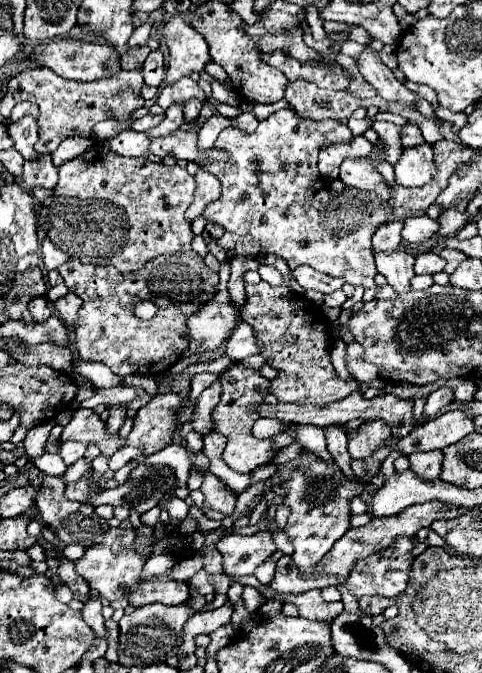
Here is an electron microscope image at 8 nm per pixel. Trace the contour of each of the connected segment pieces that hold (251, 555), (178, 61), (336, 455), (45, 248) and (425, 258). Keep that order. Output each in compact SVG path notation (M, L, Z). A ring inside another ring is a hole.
M268 530L250 536L227 533L218 540L216 548L222 554L224 572L234 576L254 574L256 566L276 552L276 544Z
M172 16L164 26L164 40L170 50L170 62L164 78L168 86L194 72L204 72L204 66L212 62L204 36L188 26L180 16Z
M330 424L330 426L324 426L324 436L326 436L326 444L328 444L328 452L332 454L334 462L342 468L342 472L352 478L354 472L350 468L350 460L352 456L348 456L348 438L346 438L346 432L342 430L340 424Z
M48 238L42 240L42 260L44 260L44 266L46 266L48 272L50 272L50 270L56 270L56 268L58 268L60 264L64 264L68 258L70 258L70 256L68 256L66 252L58 250Z
M424 252L416 256L416 274L436 274L444 270L444 258L440 258L434 252Z

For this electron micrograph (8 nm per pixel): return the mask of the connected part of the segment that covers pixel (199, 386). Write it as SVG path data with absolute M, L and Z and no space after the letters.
M210 372L196 374L196 376L192 378L192 392L190 392L190 400L194 402L194 400L202 394L202 390L206 390L208 386L212 386L216 380L218 380L218 376L216 376L216 374L210 374Z

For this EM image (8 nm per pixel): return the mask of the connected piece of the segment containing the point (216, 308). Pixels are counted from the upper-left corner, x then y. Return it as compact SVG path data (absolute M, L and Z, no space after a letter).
M222 262L216 294L204 308L200 308L200 312L194 312L188 318L190 346L184 352L184 358L192 358L202 352L216 350L224 340L228 340L228 336L236 328L238 324L236 306L230 302L226 292L228 278L230 278L230 262Z

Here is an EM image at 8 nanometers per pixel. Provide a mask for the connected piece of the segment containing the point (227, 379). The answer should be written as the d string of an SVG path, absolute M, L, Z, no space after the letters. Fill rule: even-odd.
M234 364L230 366L222 376L220 376L220 384L222 384L222 398L218 408L214 408L214 424L216 424L216 432L228 436L228 444L222 452L222 460L240 474L250 474L254 468L268 464L274 456L272 450L272 440L256 440L252 436L252 424L254 420L258 420L258 414L250 414L250 406L260 404L264 394L268 394L270 388L270 380L262 378L258 370L246 368L242 364ZM232 384L232 386L226 386Z

